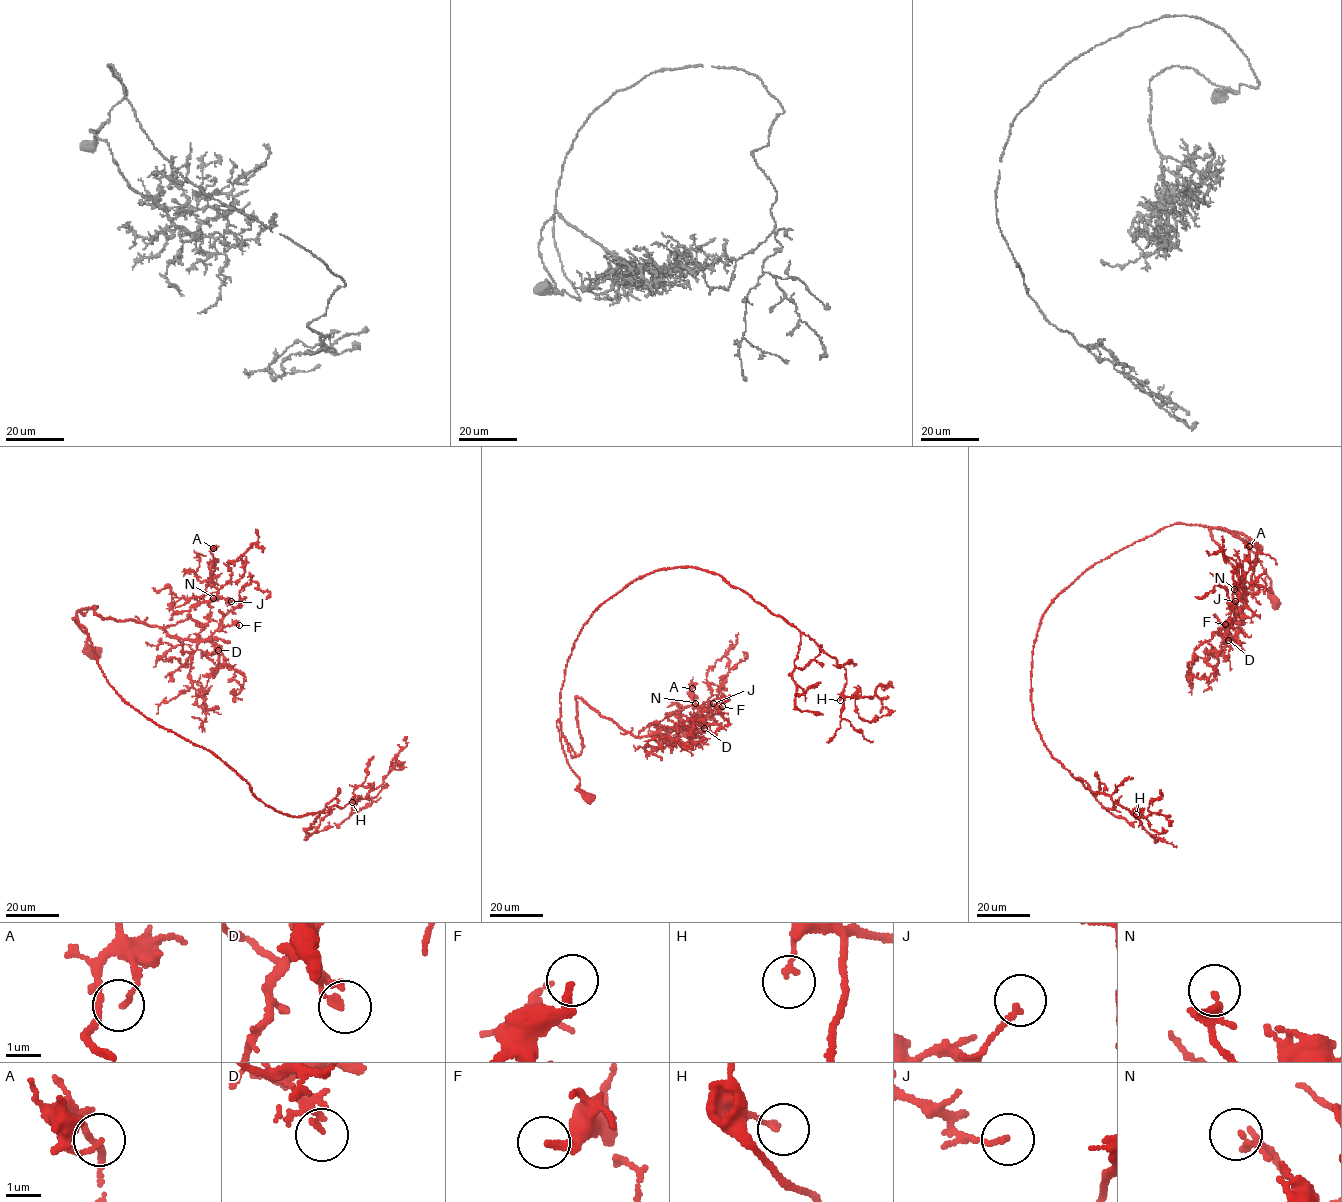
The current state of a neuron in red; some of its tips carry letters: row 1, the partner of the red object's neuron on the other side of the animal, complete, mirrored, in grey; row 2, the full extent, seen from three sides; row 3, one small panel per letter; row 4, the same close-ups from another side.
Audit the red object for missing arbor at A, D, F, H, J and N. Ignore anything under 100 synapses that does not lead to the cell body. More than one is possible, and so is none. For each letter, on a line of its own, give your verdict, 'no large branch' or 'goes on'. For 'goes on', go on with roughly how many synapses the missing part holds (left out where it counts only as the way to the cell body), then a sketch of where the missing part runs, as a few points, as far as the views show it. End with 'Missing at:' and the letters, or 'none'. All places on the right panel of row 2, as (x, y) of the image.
A: no large branch
D: no large branch
F: goes on; 160 synapses; course (1225, 624), (1211, 642), (1212, 654), (1201, 677), (1200, 669)
H: no large branch
J: no large branch
N: no large branch
Missing at: F

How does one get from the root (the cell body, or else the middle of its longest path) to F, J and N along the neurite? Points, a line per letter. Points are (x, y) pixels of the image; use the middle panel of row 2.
F: (589, 797), (579, 787), (556, 725), (558, 720), (578, 755), (576, 698), (637, 737), (691, 726), (722, 706)
J: (589, 797), (579, 787), (556, 725), (558, 720), (578, 755), (576, 698), (637, 737), (670, 732), (713, 703)
N: (589, 797), (556, 725), (558, 720), (578, 755), (576, 698), (637, 737), (670, 732), (696, 714), (695, 703)

